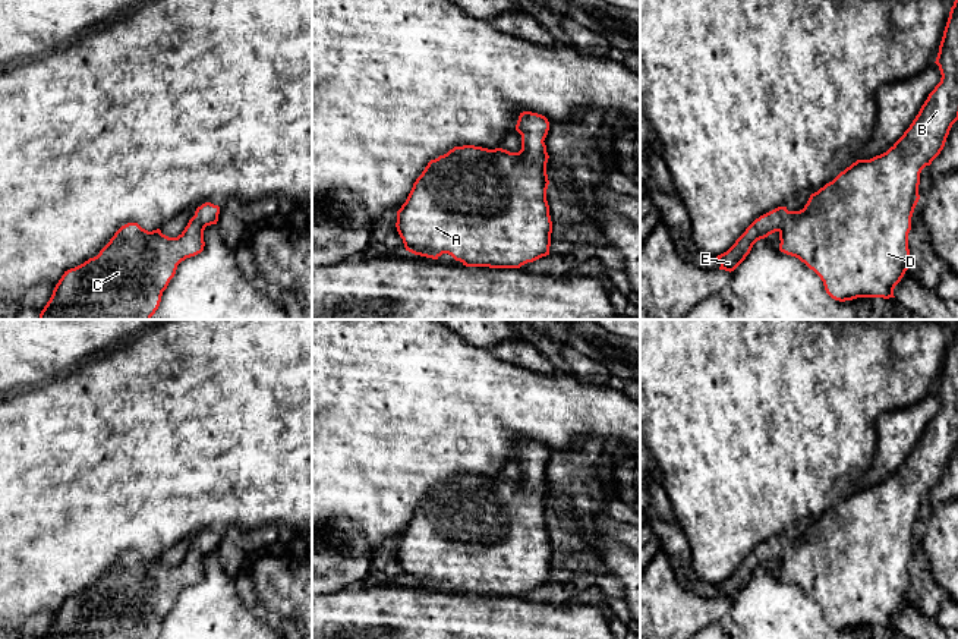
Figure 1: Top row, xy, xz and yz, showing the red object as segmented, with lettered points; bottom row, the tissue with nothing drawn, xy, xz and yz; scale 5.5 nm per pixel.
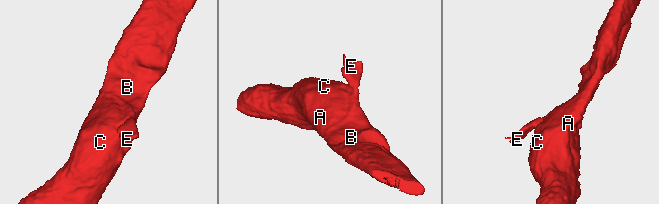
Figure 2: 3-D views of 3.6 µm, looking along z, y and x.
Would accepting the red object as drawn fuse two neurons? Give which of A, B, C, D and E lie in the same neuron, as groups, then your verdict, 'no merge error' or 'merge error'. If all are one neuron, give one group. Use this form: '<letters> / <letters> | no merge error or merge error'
A B C D E | no merge error

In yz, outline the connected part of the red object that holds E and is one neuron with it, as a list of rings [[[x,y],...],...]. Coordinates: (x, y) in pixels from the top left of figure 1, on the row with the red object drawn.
[[[958,0],[951,7],[935,63],[942,75],[940,82],[910,128],[886,152],[853,163],[812,193],[803,210],[778,207],[756,218],[727,252],[716,256],[719,270],[734,271],[757,240],[778,232],[779,251],[813,270],[832,299],[895,298],[894,289],[908,270],[908,233],[920,199],[920,173],[940,154],[958,120]]]

